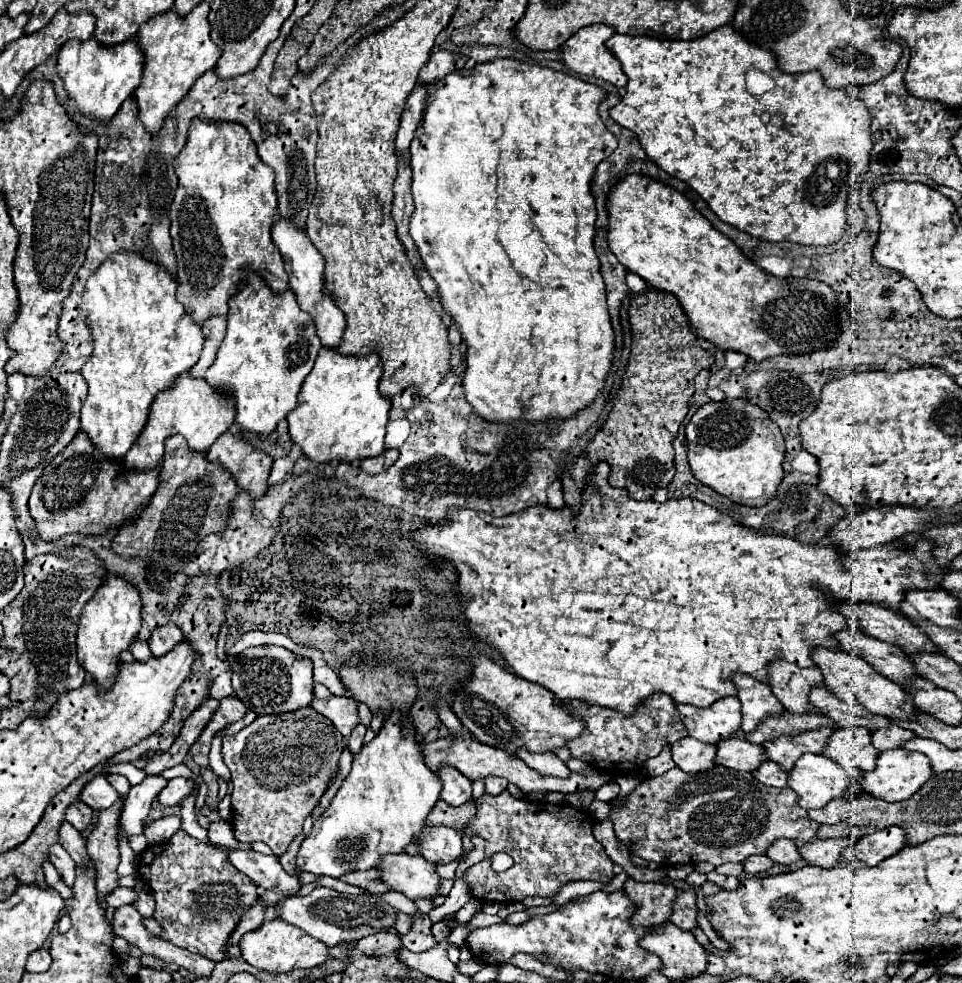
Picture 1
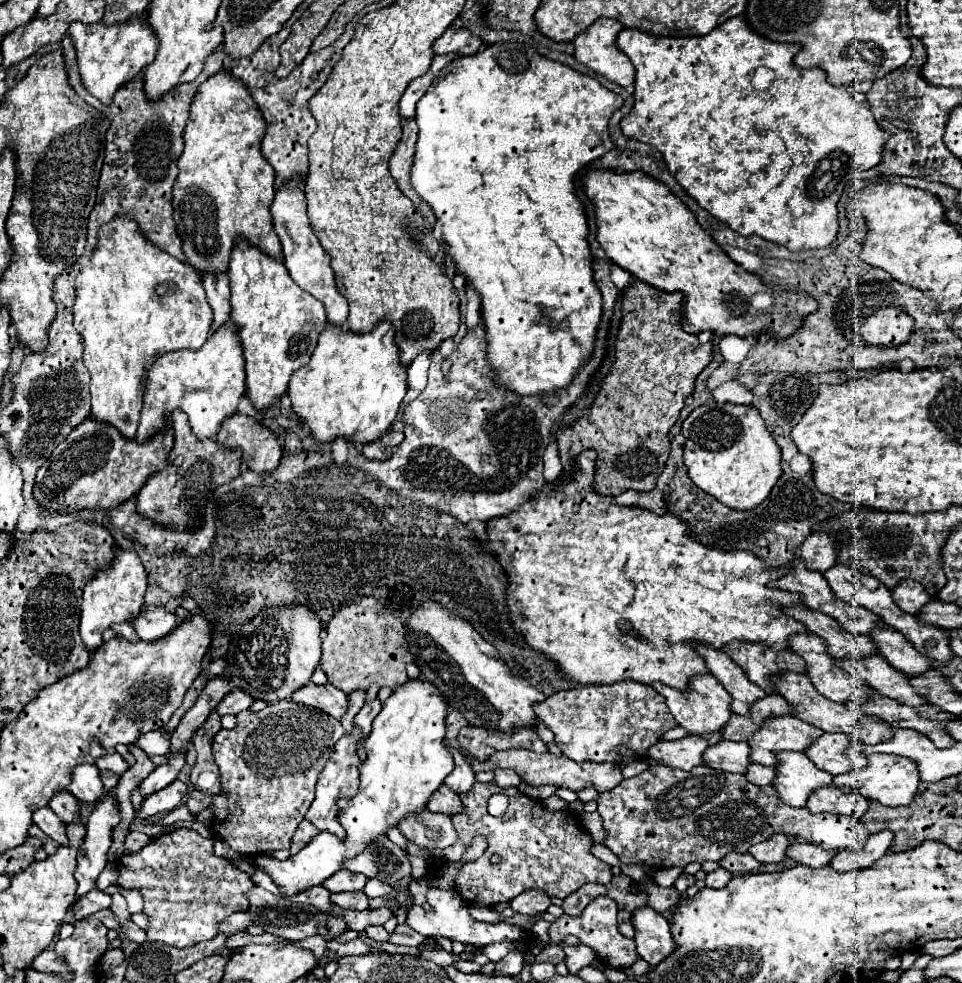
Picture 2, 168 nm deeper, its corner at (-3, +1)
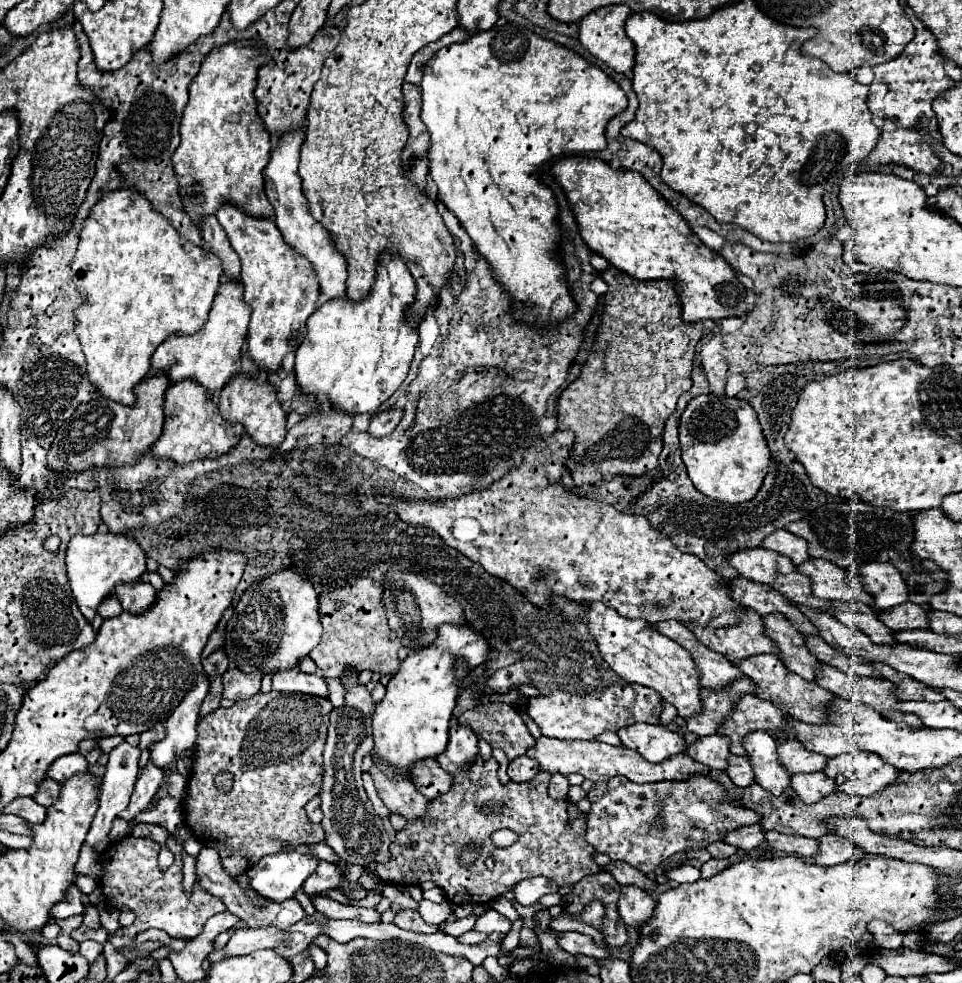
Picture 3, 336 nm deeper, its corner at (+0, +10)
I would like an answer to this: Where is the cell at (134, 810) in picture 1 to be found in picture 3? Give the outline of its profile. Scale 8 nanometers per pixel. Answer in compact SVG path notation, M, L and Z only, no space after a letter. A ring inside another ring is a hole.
M199 674L195 688L183 698L183 702L177 706L177 710L165 722L165 728L167 728L165 740L149 746L151 760L161 770L169 772L169 768L173 766L177 756L195 744L199 706L203 702L207 690L209 690L209 682L205 680L205 674Z

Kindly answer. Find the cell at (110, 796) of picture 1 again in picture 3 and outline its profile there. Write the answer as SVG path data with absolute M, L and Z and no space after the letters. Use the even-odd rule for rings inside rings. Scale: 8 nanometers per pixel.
M67 754L57 758L51 768L49 768L49 778L57 780L59 784L67 782L71 776L79 774L79 772L87 772L87 760L83 754Z

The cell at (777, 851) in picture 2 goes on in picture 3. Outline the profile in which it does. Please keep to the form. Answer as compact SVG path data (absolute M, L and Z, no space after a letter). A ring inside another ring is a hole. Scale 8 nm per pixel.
M759 824L753 826L743 826L741 830L733 830L731 834L727 834L725 838L727 844L733 844L741 850L753 850L757 848L761 842L765 842L765 832L761 830Z

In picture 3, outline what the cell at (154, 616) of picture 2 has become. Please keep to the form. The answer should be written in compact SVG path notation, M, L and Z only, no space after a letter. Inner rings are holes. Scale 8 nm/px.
M137 582L135 586L117 586L115 594L123 610L129 614L143 614L157 600L157 590L149 582Z

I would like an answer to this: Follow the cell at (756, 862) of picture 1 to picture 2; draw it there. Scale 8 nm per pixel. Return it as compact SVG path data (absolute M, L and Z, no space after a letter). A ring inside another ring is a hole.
M728 853L724 859L718 861L718 865L728 869L730 873L750 873L760 867L760 863L748 853Z

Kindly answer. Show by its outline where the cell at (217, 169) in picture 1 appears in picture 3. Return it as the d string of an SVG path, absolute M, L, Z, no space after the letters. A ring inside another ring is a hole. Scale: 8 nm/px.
M235 40L221 48L215 48L205 56L199 74L189 86L189 102L183 110L179 126L181 144L173 152L171 160L175 176L179 180L179 198L183 202L183 210L197 228L201 228L203 218L215 214L225 204L233 204L235 208L243 210L253 218L273 218L273 206L265 196L263 182L263 170L271 156L271 138L263 128L253 96L253 90L257 86L257 68L263 66L269 60L269 56L267 52L255 46L259 46L259 42Z

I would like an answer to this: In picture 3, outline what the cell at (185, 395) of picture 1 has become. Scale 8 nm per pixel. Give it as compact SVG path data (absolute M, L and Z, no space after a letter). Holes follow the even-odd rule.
M223 280L203 330L199 330L193 336L167 338L161 346L157 346L151 358L149 376L163 372L173 384L193 380L207 390L209 398L213 398L213 394L219 394L227 386L227 382L239 374L237 362L241 358L241 348L245 344L247 324L249 324L249 306L245 306L241 298L239 282Z

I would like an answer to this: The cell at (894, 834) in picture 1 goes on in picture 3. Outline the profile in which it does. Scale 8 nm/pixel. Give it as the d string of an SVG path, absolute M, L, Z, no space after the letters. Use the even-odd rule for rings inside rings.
M827 834L819 840L819 852L815 856L815 864L835 866L835 864L843 864L849 860L861 860L863 856L865 856L865 852L857 844L841 838L841 836Z

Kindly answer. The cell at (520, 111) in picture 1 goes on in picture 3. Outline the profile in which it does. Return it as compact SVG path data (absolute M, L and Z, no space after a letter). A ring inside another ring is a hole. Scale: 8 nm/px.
M497 24L495 28L491 28L487 32L473 34L469 40L465 40L461 44L445 46L441 52L437 52L427 62L425 74L421 80L421 102L423 102L421 104L421 120L427 126L427 132L431 136L431 144L429 144L429 152L427 152L429 176L437 184L439 202L443 202L447 206L447 210L451 210L457 216L459 224L465 228L465 232L473 240L475 250L489 262L489 268L491 268L495 280L505 288L505 294L509 296L511 316L519 322L529 324L529 326L553 326L553 324L561 324L567 318L571 318L571 314L577 310L577 304L571 296L569 284L565 282L565 266L561 266L561 258L557 258L557 234L561 234L561 230L557 230L557 200L555 200L555 194L551 192L551 188L547 188L537 174L541 174L545 164L549 164L553 158L559 158L559 156L565 156L571 152L573 155L585 153L587 150L591 150L591 146L599 146L599 150L605 150L607 122L615 114L619 114L621 110L627 108L627 98L625 98L623 90L601 68L587 62L573 50L567 50L551 40L543 40L527 28L517 28L511 24Z

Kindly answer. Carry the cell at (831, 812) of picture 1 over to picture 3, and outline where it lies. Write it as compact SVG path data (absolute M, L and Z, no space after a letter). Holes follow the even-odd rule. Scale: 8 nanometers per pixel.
M809 772L809 774L793 774L791 778L795 794L805 802L813 804L819 798L825 798L837 792L837 784L825 776L825 772Z

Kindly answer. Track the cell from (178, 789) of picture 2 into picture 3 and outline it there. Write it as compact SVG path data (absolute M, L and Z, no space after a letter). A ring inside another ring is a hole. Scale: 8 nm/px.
M153 762L147 764L147 768L139 774L137 784L135 784L135 792L131 796L129 806L119 814L125 820L135 818L139 812L147 810L147 806L151 804L153 796L157 794L157 790L165 784L165 772L161 768L157 768Z

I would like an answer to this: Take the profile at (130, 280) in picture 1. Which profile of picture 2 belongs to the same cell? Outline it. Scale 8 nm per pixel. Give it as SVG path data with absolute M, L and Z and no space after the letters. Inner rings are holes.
M116 215L100 227L98 245L90 255L90 263L76 275L74 289L74 327L84 339L84 365L92 375L92 417L112 423L124 437L132 439L140 423L148 367L168 351L198 349L210 337L212 309L204 293L202 277L194 267L178 261L146 239L132 217Z

